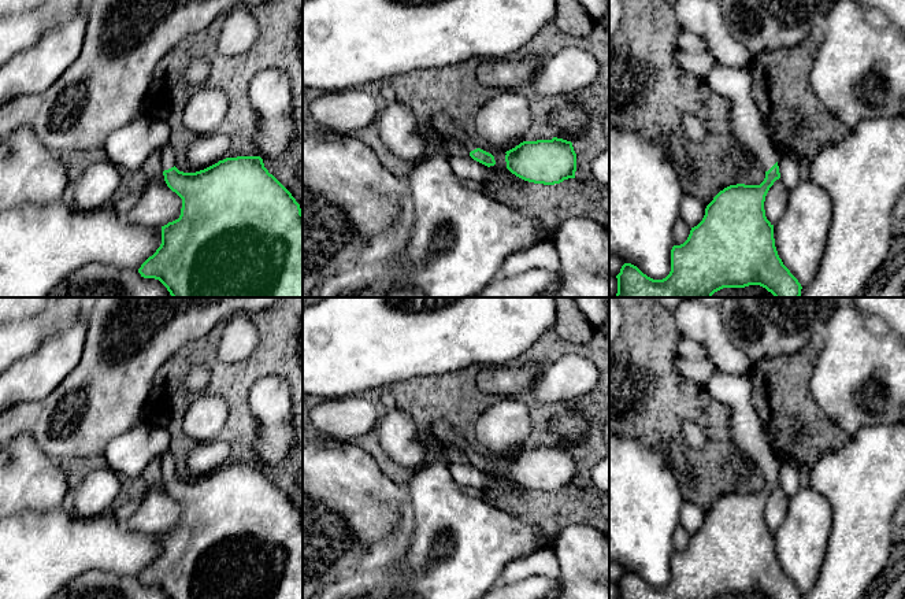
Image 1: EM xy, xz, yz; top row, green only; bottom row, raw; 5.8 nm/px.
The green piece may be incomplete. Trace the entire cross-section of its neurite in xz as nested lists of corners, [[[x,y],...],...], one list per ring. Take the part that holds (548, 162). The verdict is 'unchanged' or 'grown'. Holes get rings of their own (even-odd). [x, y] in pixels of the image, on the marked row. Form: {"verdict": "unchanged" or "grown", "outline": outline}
{"verdict": "unchanged", "outline": [[[557,137],[523,141],[505,154],[507,169],[524,181],[555,185],[575,178],[576,154],[571,141]]]}

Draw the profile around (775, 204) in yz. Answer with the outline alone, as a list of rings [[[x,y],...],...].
[[[776,180],[774,185],[769,188],[765,201],[764,210],[765,217],[771,222],[771,225],[776,225],[779,219],[786,212],[787,208],[787,199],[789,199],[790,189],[782,182],[782,180]]]

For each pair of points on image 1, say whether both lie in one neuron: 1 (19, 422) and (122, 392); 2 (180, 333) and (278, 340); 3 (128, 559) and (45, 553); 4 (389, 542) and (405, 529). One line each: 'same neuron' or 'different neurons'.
1: same neuron
2: different neurons
3: same neuron
4: same neuron

